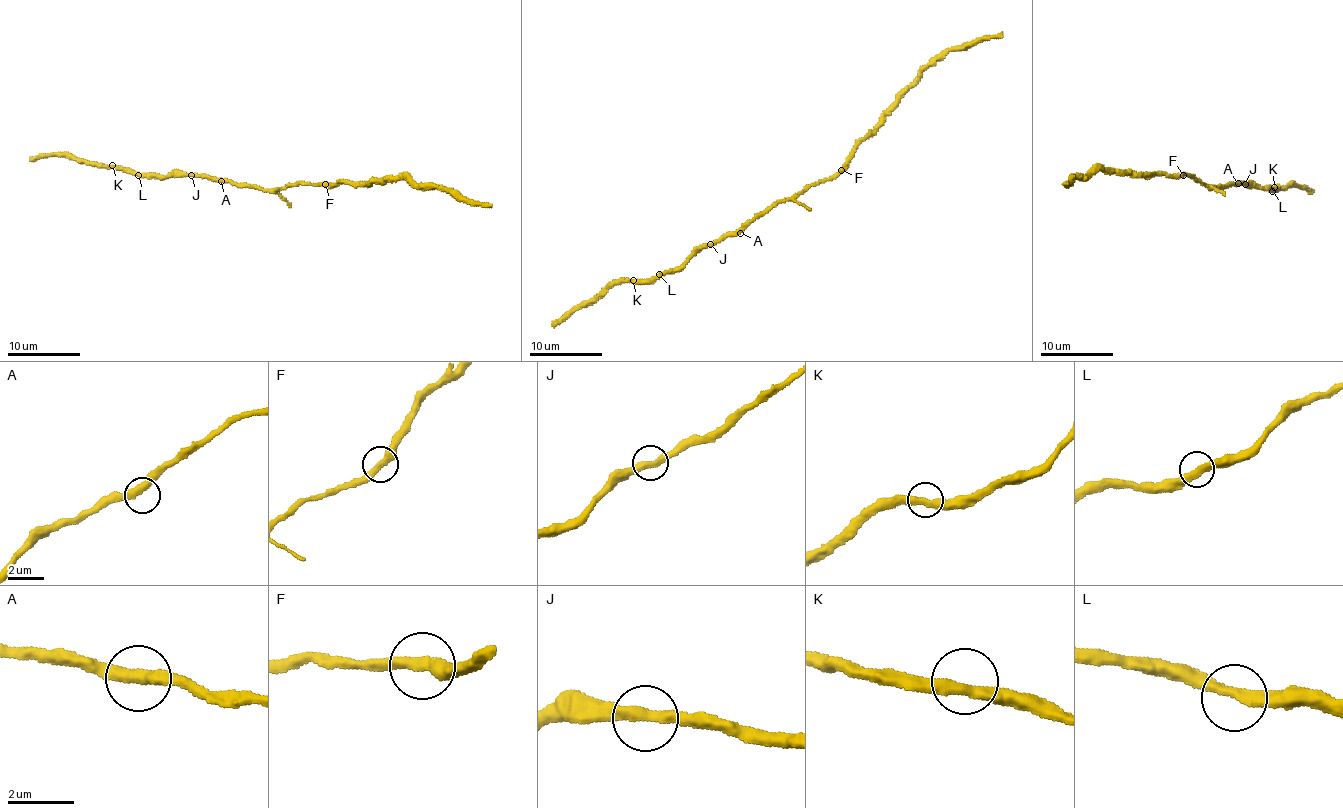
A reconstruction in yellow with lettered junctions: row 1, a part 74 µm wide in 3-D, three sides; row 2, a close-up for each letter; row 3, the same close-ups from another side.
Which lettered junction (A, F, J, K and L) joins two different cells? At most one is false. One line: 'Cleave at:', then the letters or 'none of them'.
Cleave at: F

